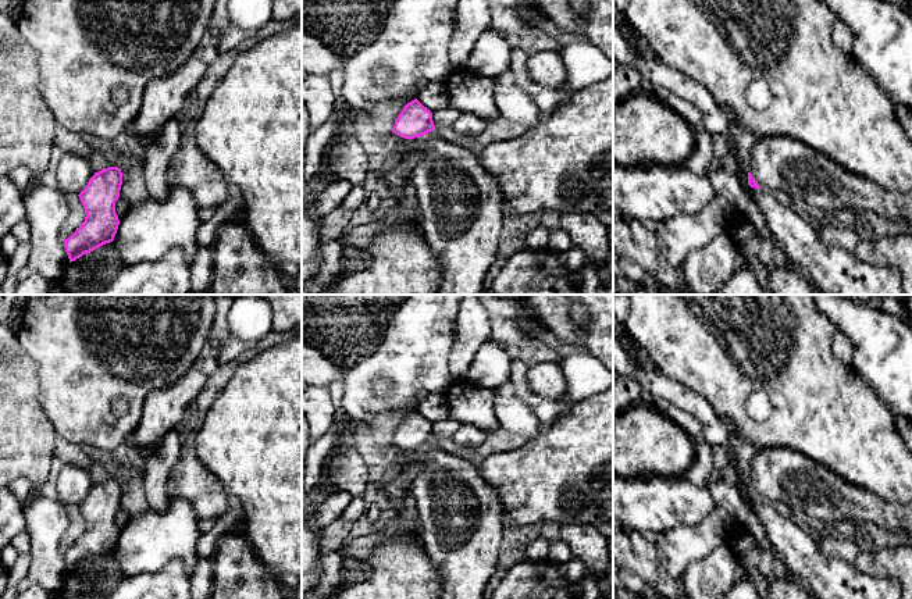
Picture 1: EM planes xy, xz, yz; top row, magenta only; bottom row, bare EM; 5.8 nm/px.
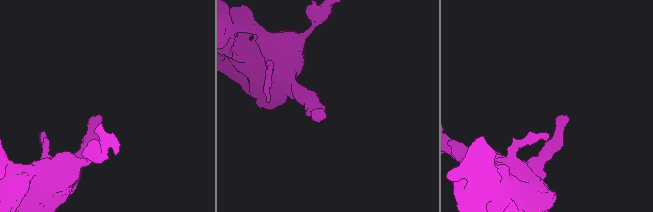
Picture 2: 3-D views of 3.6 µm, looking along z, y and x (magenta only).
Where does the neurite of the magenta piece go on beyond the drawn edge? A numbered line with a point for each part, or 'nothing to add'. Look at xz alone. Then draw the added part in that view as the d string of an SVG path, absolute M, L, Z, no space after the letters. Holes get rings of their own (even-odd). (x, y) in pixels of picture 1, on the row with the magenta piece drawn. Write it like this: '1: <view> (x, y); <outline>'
1: xz (462, 210); M425 133L421 160L410 174L414 186L414 200L420 210L420 229L439 259L441 282L437 295L484 295L485 275L498 257L498 243L502 240L505 203L498 182L480 164L469 149L448 142L434 133Z

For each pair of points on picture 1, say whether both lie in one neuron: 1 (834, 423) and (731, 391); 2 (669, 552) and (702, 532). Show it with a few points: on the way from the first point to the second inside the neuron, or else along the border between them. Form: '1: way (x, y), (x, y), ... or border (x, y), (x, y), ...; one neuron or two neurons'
1: way (805, 423), (752, 427), (745, 420); one neuron
2: way (677, 548), (694, 541); one neuron

